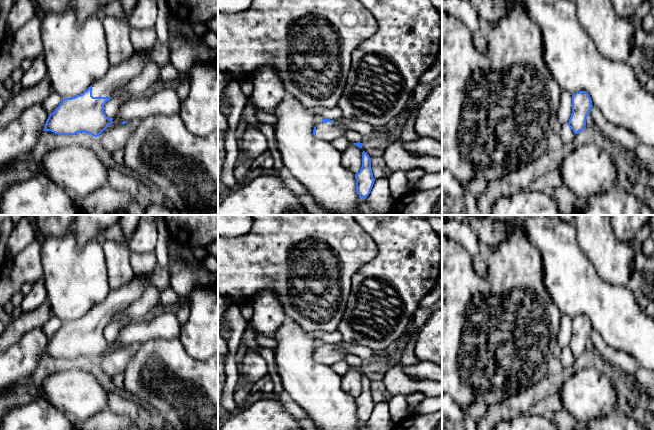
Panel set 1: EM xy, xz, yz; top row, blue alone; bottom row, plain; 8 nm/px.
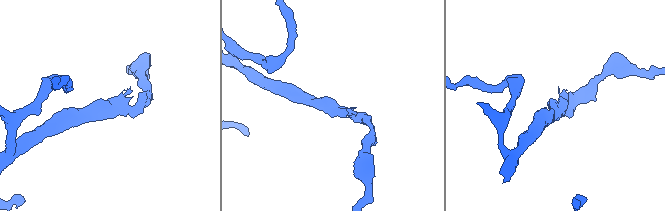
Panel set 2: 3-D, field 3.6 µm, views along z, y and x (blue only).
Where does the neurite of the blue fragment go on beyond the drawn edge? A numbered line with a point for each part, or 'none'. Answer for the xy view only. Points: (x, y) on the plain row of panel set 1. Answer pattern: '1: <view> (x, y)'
1: xy (116, 301)

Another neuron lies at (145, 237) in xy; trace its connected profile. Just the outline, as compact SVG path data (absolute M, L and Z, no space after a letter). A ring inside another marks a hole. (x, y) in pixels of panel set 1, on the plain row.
M142 216L129 242L131 252L147 253L155 251L158 229L151 218Z

